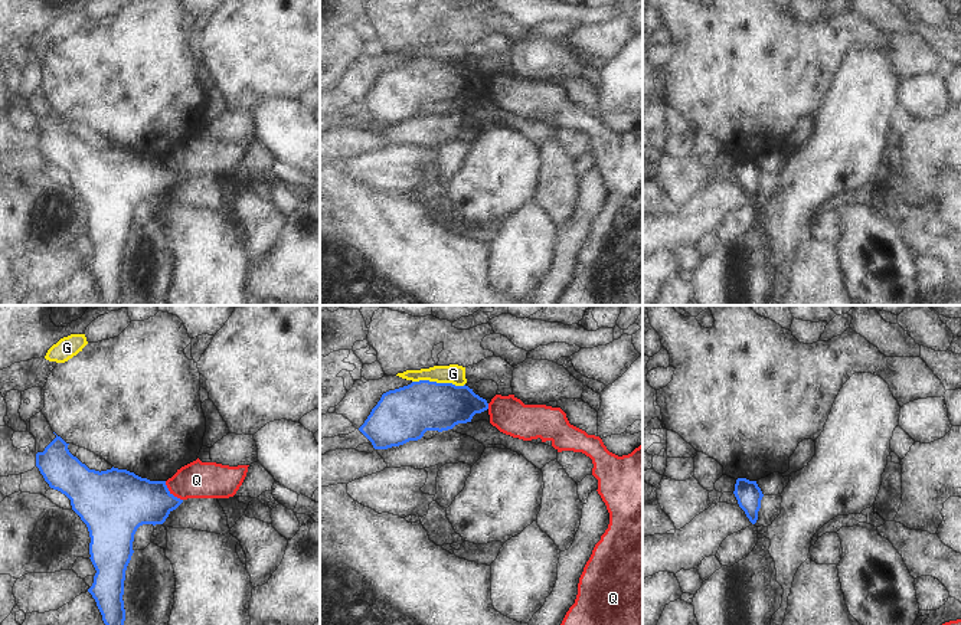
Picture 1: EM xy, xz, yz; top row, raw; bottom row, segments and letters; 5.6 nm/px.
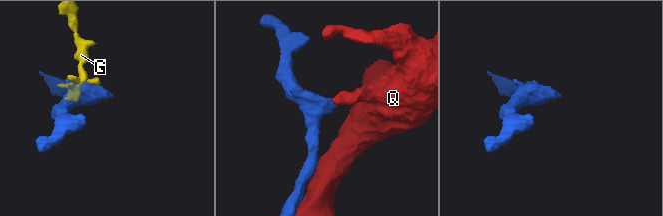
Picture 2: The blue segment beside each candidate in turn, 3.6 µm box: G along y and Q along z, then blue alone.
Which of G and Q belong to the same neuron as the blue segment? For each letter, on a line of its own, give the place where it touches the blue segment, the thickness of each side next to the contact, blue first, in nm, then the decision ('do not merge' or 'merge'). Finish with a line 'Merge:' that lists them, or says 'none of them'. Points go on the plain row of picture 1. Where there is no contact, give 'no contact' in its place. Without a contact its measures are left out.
G: xz (438, 61) | 300/110 nm | do not merge
Q: xy (172, 172) | 300/200 nm | do not merge
Merge: none of them

